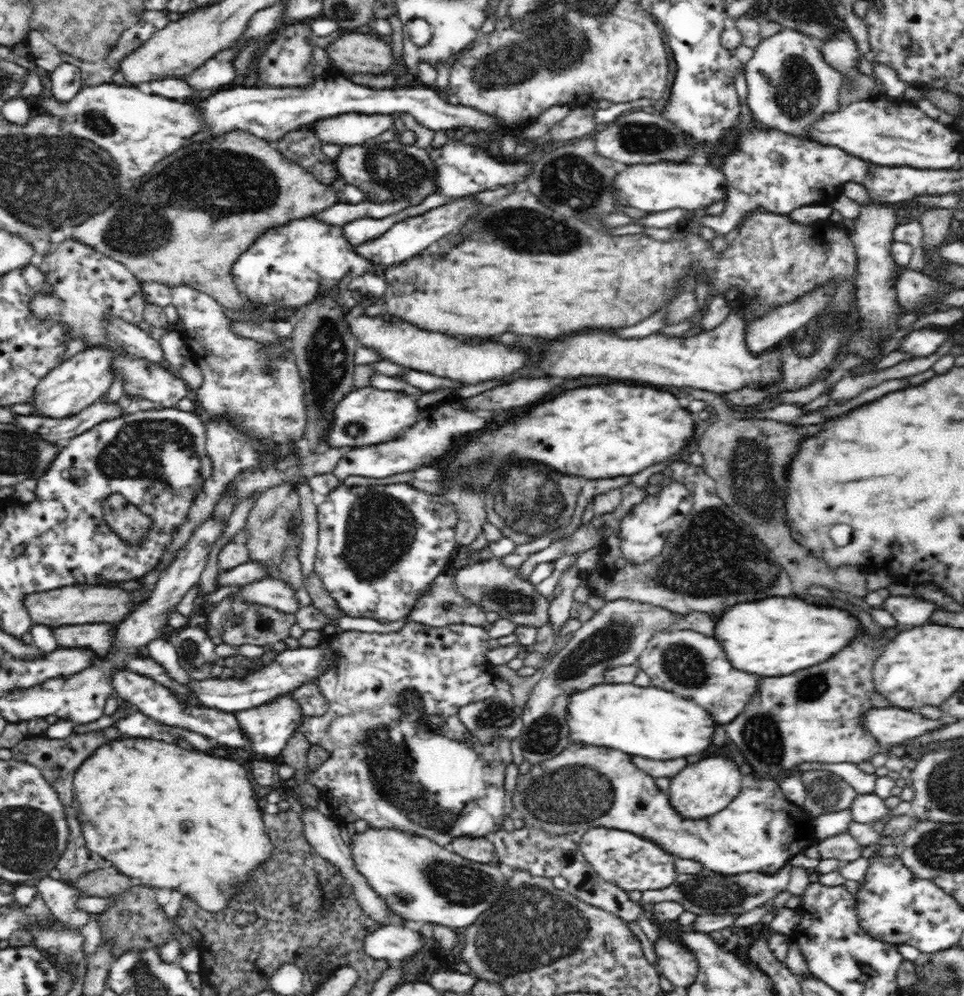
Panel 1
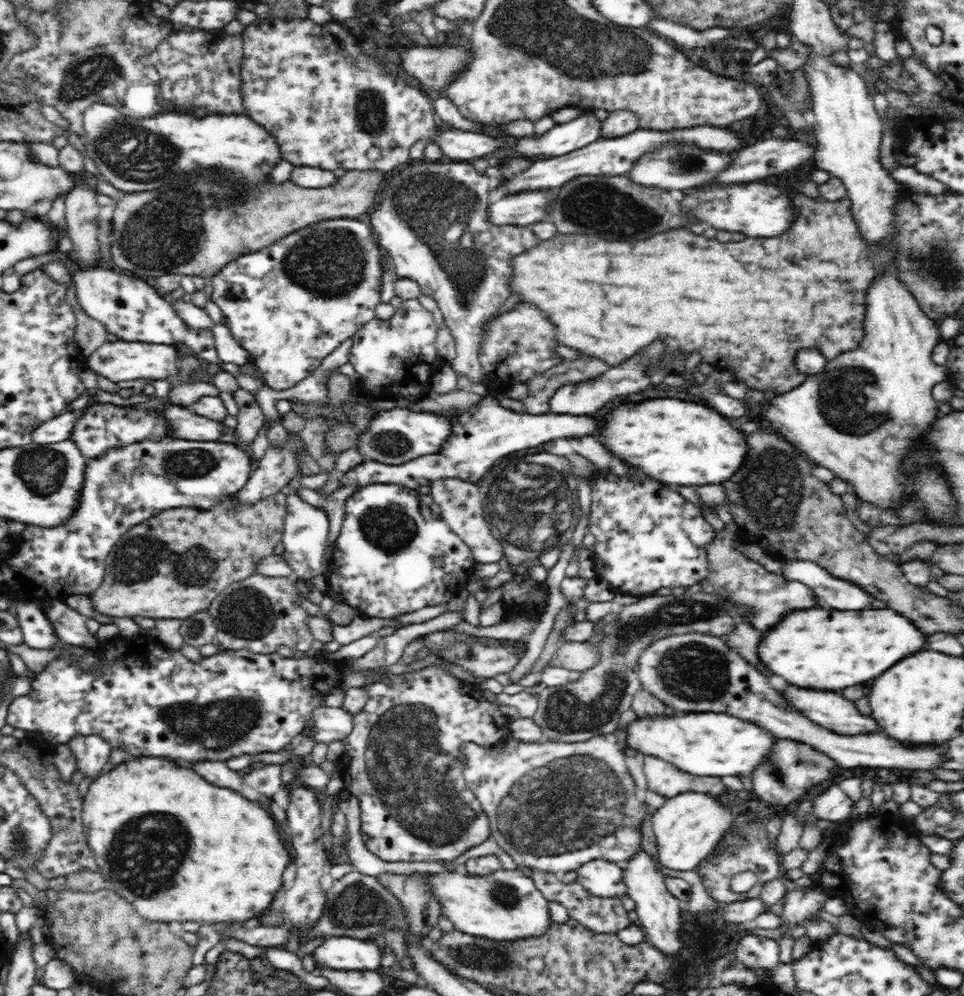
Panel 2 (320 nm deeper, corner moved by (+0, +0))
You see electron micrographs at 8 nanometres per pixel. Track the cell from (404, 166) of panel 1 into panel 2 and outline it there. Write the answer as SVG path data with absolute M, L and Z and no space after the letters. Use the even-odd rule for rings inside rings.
M450 162L450 164L402 164L400 167L400 172L398 170L392 170L392 174L385 178L385 184L382 185L382 196L380 196L380 202L370 218L372 222L371 226L374 226L374 232L378 236L378 245L390 250L386 254L390 254L388 257L389 262L394 262L394 268L391 273L396 274L396 276L401 278L406 278L407 280L414 280L421 289L421 294L426 296L431 296L436 300L438 306L442 312L443 320L450 328L453 337L455 338L455 350L454 350L454 360L450 362L452 370L456 375L467 376L476 391L482 393L486 392L488 389L488 383L484 376L482 365L480 365L478 348L480 348L480 334L482 332L483 324L493 318L492 314L496 314L502 304L510 298L512 292L508 292L508 284L504 284L504 280L508 280L508 256L518 256L520 252L526 252L532 249L537 241L540 240L530 227L514 226L514 225L496 225L490 223L489 219L486 218L486 213L489 209L489 204L491 203L492 196L490 195L491 189L491 178L487 177L485 174L478 172L474 166L464 164L464 162ZM482 232L490 232L492 234L490 241L484 243L479 240L480 234Z

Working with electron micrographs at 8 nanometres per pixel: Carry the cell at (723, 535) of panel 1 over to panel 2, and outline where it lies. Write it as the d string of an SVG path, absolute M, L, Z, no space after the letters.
M728 528L716 534L708 546L706 559L709 563L709 572L700 582L703 592L726 596L730 602L734 602L733 606L752 608L754 614L750 614L750 624L754 624L758 630L772 628L772 624L776 624L776 620L780 620L784 612L823 606L809 586L800 581L787 581L782 576L770 574L760 564L740 554L734 546L734 534L728 532Z

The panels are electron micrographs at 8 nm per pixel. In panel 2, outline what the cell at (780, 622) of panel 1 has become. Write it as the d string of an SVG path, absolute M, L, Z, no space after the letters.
M820 607L797 610L788 614L772 634L762 640L758 654L774 674L800 688L836 692L866 684L868 680L876 680L884 668L892 668L896 660L908 656L908 652L920 652L920 648L926 646L926 636L908 618L890 608L858 612Z

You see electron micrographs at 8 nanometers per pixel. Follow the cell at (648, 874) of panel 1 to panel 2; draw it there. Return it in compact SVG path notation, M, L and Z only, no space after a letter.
M597 858L588 861L577 870L576 881L590 894L600 898L627 895L627 883L623 880L622 864Z

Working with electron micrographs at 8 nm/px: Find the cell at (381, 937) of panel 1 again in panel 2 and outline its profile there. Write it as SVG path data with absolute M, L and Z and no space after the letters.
M347 936L325 938L312 953L318 970L378 970L381 956L375 942Z

